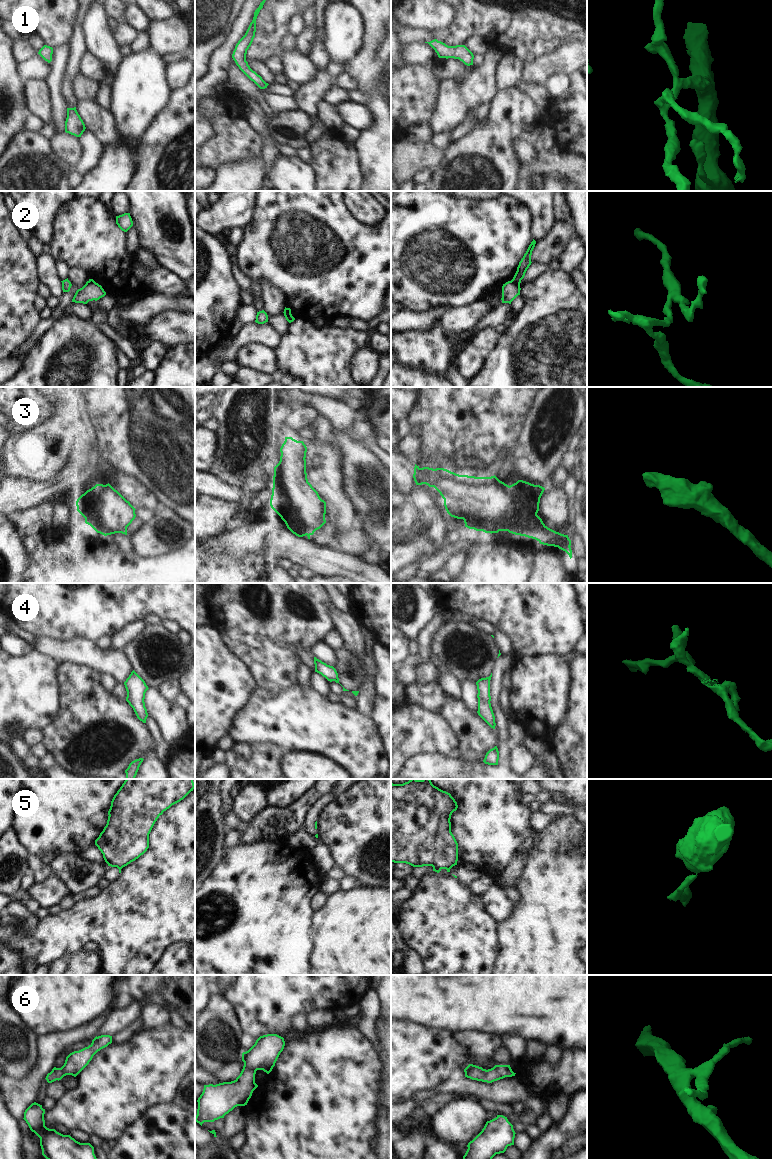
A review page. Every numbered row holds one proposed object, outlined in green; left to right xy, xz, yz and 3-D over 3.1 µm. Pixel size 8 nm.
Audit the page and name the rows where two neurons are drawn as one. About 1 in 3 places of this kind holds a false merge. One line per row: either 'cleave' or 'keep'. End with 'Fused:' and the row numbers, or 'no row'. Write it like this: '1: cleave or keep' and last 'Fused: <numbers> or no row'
1: keep
2: cleave
3: keep
4: cleave
5: cleave
6: keep
Fused: 2, 4, 5

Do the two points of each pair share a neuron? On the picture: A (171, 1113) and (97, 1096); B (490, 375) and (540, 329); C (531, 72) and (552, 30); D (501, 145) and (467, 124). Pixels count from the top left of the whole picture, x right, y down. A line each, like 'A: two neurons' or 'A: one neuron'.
A: two neurons
B: one neuron
C: two neurons
D: two neurons

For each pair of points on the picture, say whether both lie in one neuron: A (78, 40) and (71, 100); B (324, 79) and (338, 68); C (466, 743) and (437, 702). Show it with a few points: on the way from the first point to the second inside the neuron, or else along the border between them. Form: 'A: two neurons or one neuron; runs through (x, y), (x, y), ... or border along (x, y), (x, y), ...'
A: one neuron; runs through (75, 55), (73, 67), (68, 76), (68, 85)
B: two neurons; border along (326, 70), (334, 80)
C: one neuron; runs through (460, 733), (459, 723), (447, 711)

